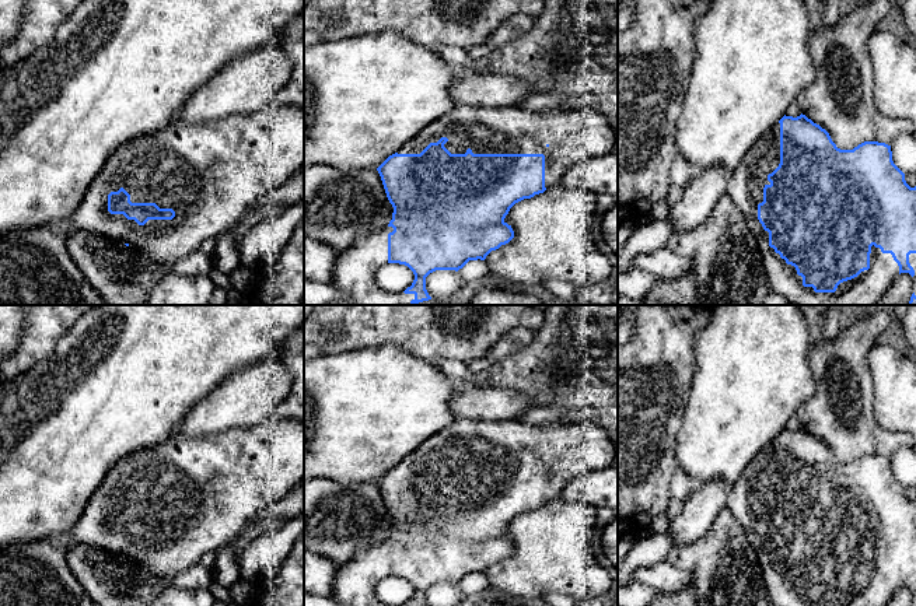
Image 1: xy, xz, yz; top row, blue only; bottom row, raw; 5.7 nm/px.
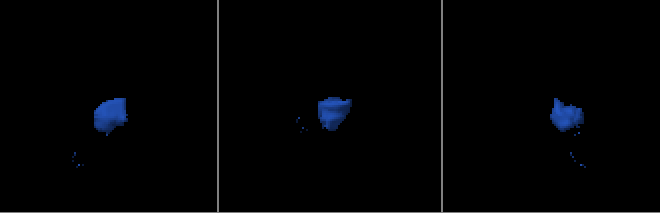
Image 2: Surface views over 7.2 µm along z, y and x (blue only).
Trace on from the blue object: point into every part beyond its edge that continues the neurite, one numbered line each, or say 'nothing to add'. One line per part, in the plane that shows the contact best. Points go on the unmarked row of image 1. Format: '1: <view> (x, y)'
1: yz (745, 500)

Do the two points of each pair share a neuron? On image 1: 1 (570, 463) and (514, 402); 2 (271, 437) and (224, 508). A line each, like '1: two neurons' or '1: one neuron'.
1: two neurons
2: one neuron

